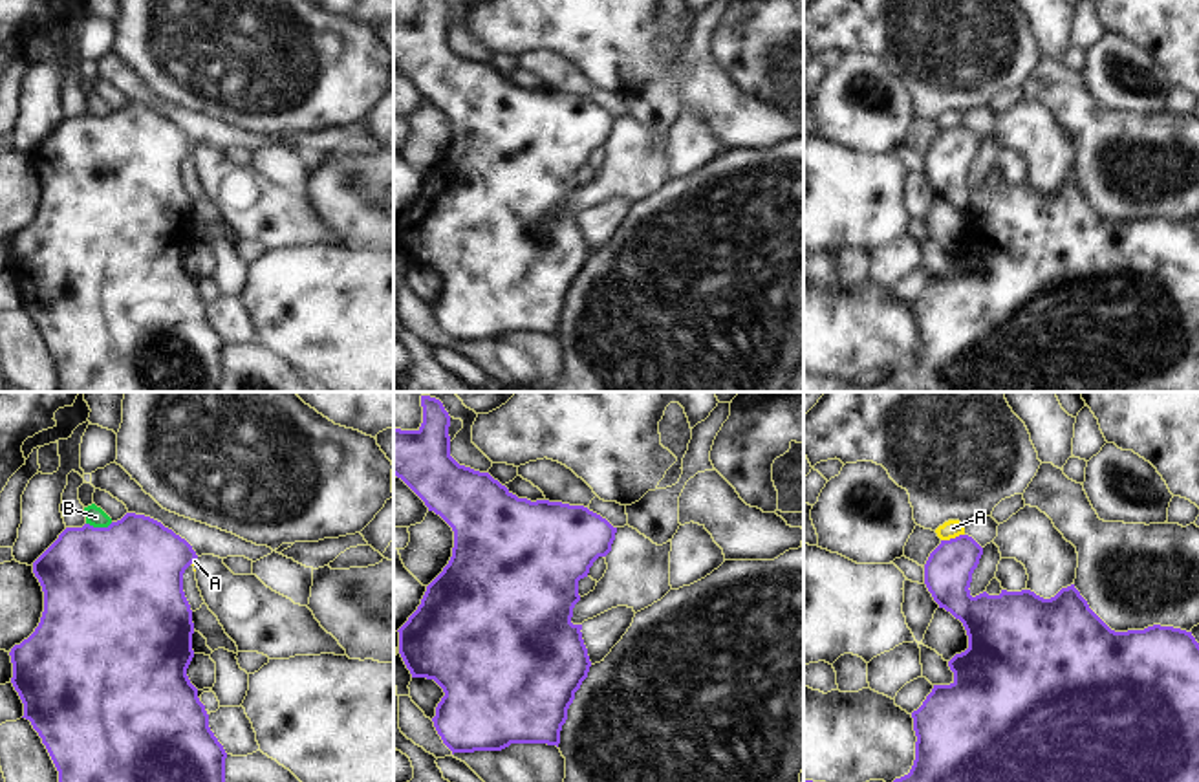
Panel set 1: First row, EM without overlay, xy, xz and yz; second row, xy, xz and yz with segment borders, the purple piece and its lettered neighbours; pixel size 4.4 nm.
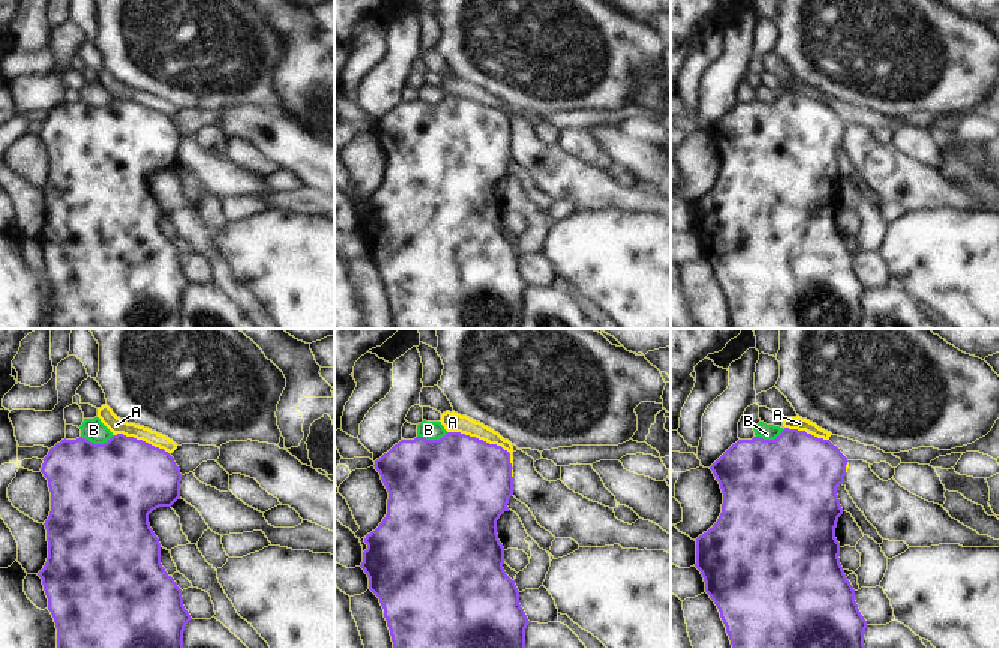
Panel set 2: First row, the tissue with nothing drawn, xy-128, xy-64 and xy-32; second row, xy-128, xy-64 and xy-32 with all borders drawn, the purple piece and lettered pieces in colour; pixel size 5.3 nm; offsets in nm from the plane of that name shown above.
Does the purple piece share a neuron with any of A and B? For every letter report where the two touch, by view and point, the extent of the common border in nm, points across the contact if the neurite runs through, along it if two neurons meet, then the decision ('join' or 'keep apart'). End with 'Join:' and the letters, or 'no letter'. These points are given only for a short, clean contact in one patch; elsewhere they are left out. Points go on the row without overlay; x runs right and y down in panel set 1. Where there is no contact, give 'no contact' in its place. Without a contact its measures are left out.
A: yz (952, 129) | 110 nm | along yz (963, 123), (941, 130) | keep apart
B: xy (99, 118) | 120 nm | keep apart
Join: no letter

